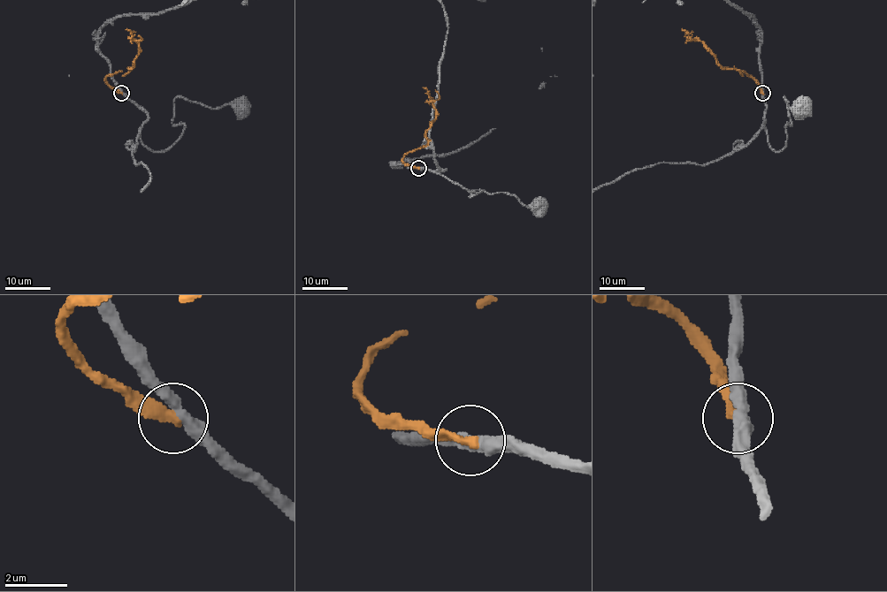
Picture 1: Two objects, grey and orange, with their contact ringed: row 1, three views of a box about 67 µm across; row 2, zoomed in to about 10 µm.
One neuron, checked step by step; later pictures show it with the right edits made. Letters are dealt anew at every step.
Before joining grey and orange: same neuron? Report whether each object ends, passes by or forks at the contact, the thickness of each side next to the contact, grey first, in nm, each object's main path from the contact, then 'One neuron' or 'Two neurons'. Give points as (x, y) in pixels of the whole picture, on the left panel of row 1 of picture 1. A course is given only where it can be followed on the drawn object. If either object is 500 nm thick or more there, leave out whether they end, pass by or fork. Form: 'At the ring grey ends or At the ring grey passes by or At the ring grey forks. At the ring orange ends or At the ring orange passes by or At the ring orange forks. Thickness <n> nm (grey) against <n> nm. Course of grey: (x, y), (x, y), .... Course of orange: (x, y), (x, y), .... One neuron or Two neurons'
At the ring grey passes by. At the ring orange ends. Thickness 400 nm (grey) against 320 nm. Course of grey: (121, 92), (147, 116), (139, 139), (154, 151), (181, 134), (183, 125), (172, 123), (178, 96), (241, 109). Course of orange: (121, 93), (110, 87), (105, 79), (118, 72), (126, 74), (133, 66), (138, 43), (126, 29). Two neurons

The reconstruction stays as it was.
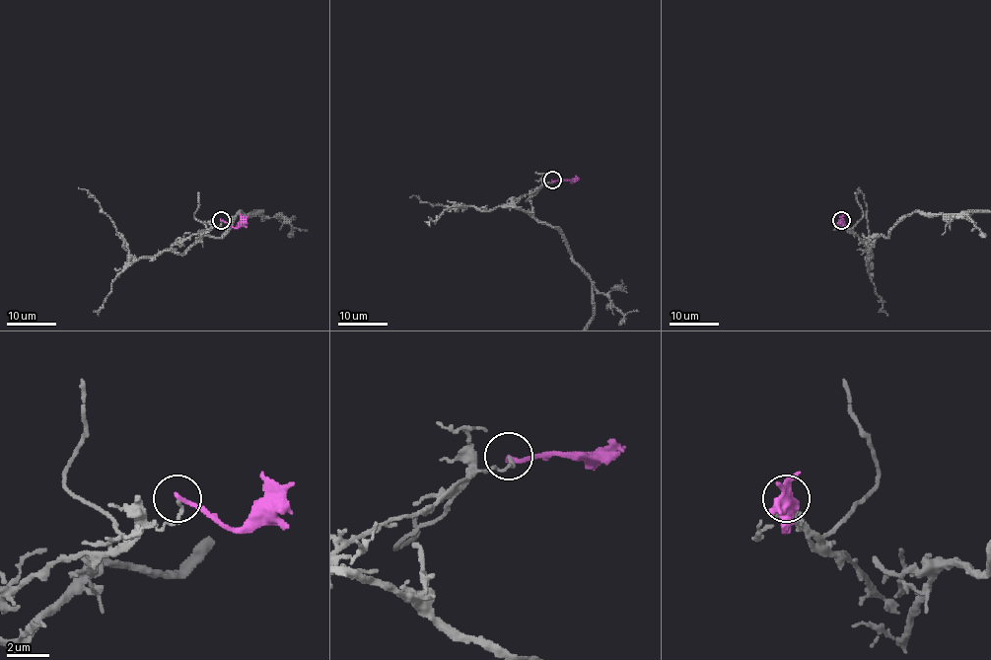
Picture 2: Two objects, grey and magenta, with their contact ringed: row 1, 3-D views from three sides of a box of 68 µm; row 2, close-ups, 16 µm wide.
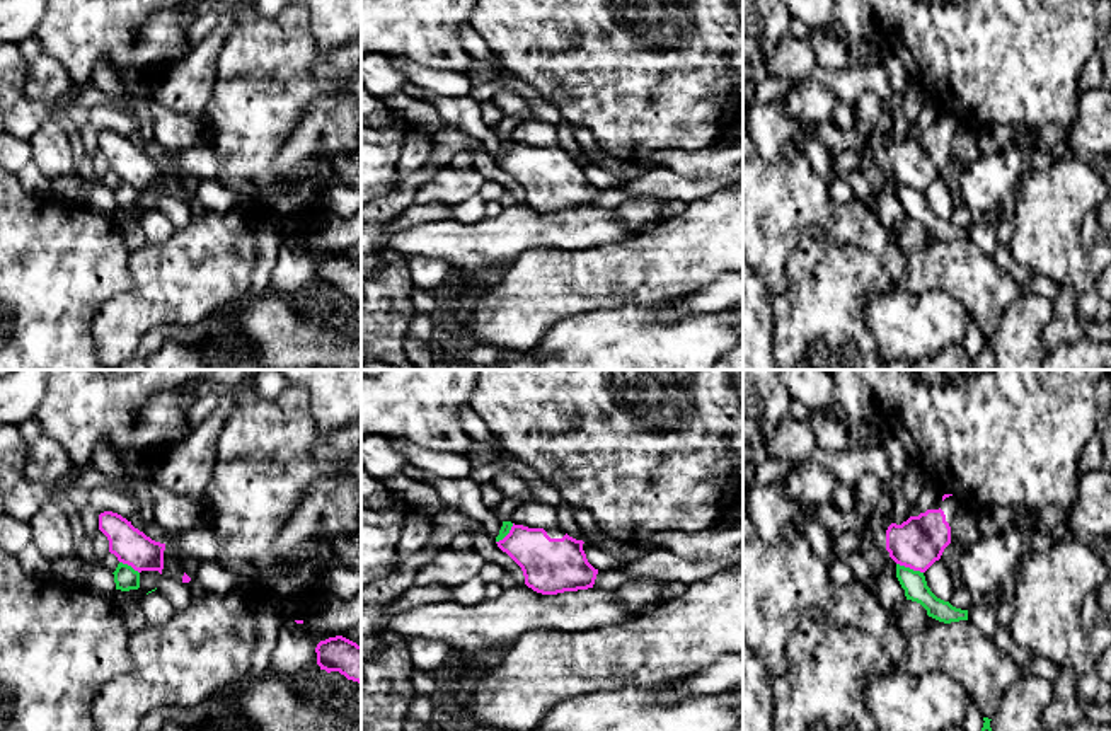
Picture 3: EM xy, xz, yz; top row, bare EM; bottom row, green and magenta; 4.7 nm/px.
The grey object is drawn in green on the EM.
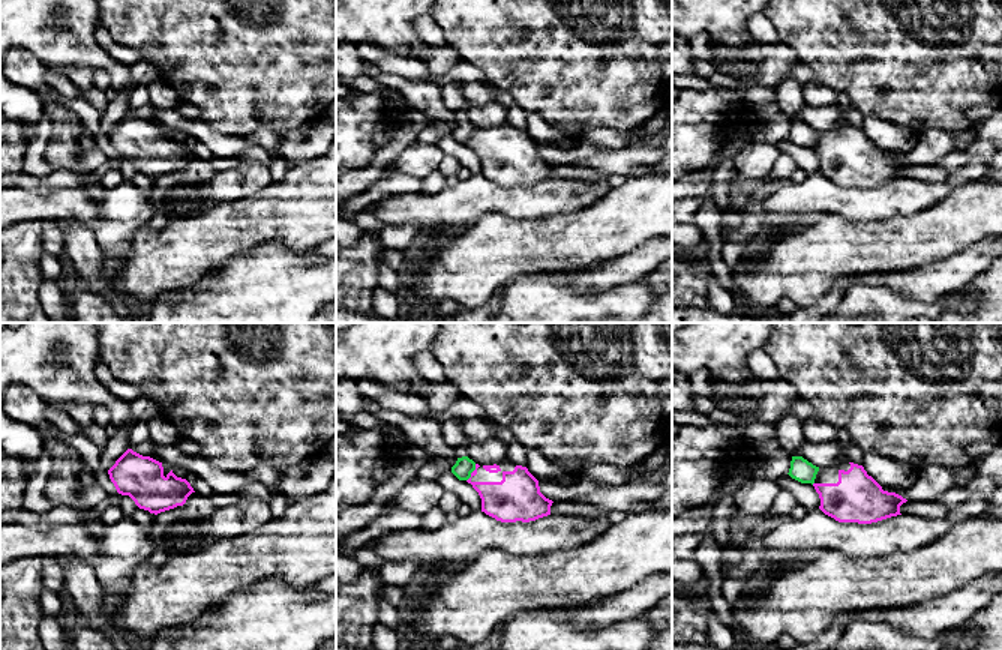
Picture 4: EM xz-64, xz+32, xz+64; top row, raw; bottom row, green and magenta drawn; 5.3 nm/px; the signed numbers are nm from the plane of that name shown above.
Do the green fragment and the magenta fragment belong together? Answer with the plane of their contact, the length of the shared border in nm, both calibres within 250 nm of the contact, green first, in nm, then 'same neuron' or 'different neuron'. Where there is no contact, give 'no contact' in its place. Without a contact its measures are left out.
contact in yz; length 140 nm; calibres 120 and 240 nm; different neuron

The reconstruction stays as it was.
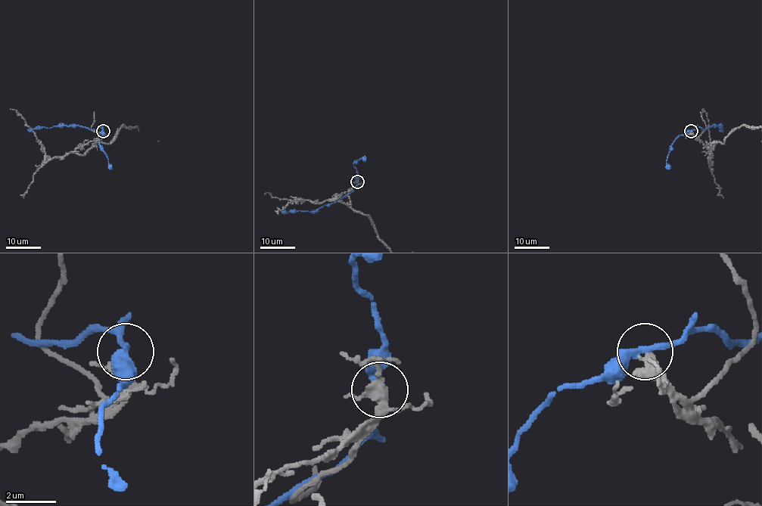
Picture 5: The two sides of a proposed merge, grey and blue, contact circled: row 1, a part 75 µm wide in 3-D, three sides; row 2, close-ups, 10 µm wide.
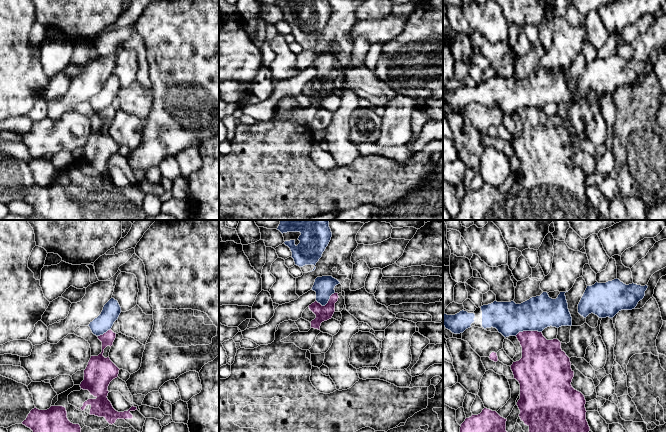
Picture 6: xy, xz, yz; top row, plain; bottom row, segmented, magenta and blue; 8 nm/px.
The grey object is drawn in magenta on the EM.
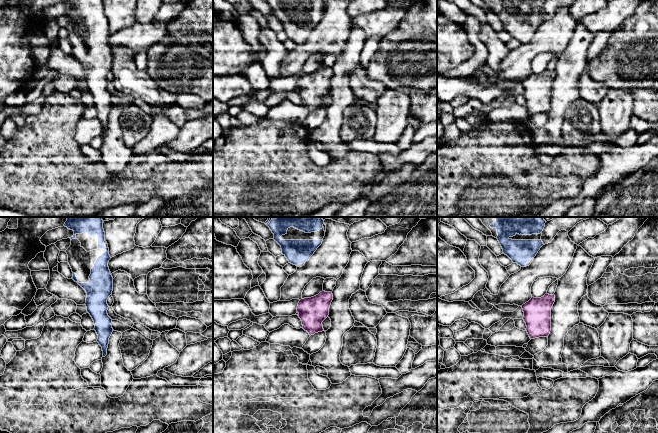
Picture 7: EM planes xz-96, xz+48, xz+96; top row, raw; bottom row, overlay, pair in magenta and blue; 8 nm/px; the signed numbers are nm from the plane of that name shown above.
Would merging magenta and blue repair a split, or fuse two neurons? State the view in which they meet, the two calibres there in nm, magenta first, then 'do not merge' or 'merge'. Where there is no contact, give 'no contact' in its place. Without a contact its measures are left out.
yz | 320/260 nm | do not merge

